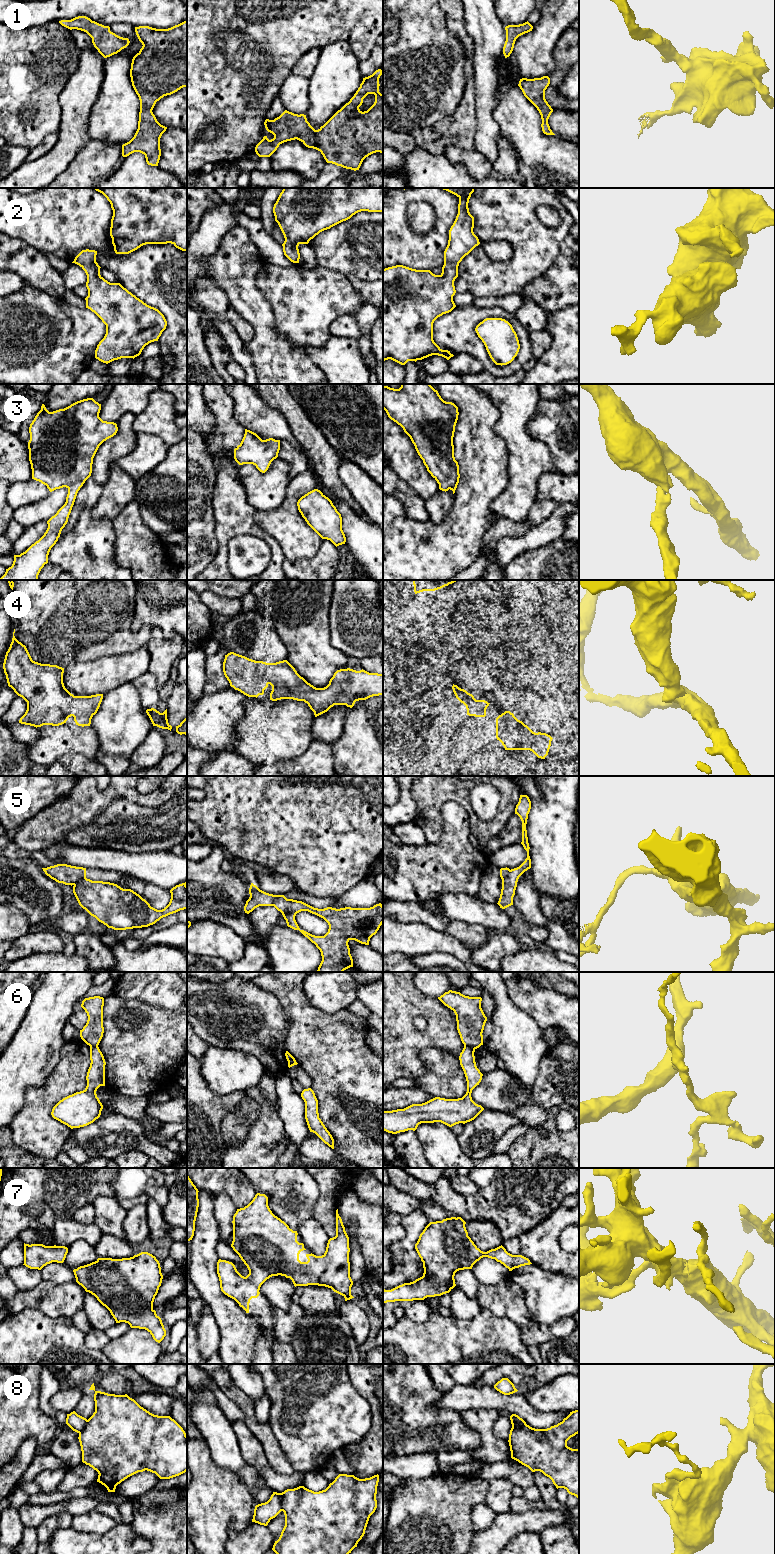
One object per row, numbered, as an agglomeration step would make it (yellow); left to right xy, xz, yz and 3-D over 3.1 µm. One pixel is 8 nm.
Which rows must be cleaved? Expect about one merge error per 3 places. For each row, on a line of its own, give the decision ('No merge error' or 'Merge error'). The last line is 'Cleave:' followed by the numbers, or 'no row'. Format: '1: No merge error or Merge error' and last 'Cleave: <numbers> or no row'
1: No merge error
2: No merge error
3: No merge error
4: No merge error
5: Merge error
6: Merge error
7: No merge error
8: No merge error
Cleave: 5, 6

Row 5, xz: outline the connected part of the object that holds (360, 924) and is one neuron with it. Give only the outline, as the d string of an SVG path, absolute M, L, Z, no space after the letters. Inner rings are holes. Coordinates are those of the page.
M284 895L276 897L273 905L286 920L287 926L299 930L320 950L322 961L317 972L343 972L353 967L348 942L355 940L369 945L370 938L383 924L383 905L370 908L314 908L302 901L287 899ZM308 911L323 918L329 925L324 936L315 936L301 930L295 920L297 913Z

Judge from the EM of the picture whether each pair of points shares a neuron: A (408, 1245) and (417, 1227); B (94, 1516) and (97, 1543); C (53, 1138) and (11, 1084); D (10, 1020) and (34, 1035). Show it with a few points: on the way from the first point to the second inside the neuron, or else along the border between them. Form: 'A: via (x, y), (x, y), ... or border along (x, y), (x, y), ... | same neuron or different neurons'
A: via (409, 1241), (413, 1231) | same neuron
B: border along (117, 1524), (101, 1534), (83, 1533), (73, 1529) | different neurons
C: border along (42, 1084), (26, 1090), (24, 1104), (12, 1119) | different neurons
D: border along (26, 1013), (10, 1041) | different neurons

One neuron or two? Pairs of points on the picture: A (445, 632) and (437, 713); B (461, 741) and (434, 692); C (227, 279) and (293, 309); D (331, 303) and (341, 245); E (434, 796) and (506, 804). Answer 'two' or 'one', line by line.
A: two
B: two
C: two
D: two
E: one

